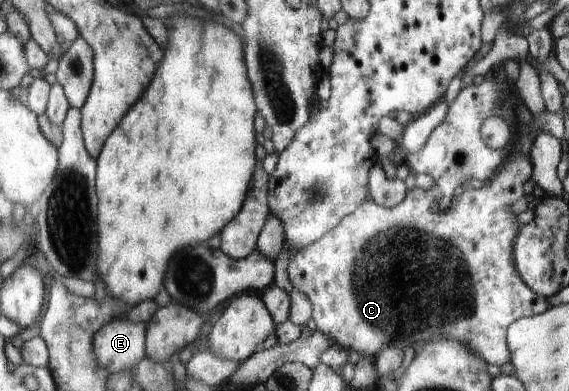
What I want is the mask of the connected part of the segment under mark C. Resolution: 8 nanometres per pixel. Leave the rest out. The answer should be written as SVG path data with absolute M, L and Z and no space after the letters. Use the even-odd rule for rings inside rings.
M513 149L505 165L498 169L490 181L490 185L478 190L460 190L456 198L448 205L434 202L430 193L426 193L421 188L413 188L407 191L405 198L397 206L388 208L380 206L372 199L362 203L351 215L346 215L339 222L339 225L325 234L317 242L313 242L309 247L299 250L296 255L293 253L287 267L288 276L292 286L304 293L312 305L312 317L318 327L325 335L329 335L333 344L339 345L343 349L357 351L365 358L375 359L375 356L381 353L381 347L387 345L389 341L401 340L405 335L411 335L411 341L421 341L433 337L433 333L439 333L440 337L449 340L457 340L458 344L466 344L468 348L478 353L481 359L487 360L487 363L493 365L503 365L511 361L509 341L506 339L506 331L511 323L519 321L521 318L528 318L534 315L542 314L550 308L547 297L535 293L521 279L515 267L513 259L513 245L517 239L517 225L513 223L513 214L507 209L508 204L517 201L523 197L523 184L533 177L533 165L531 159L523 157L519 149Z

